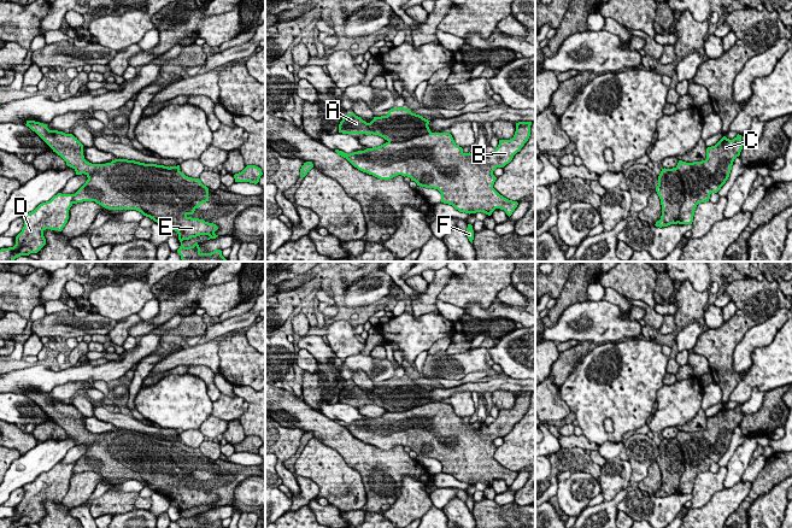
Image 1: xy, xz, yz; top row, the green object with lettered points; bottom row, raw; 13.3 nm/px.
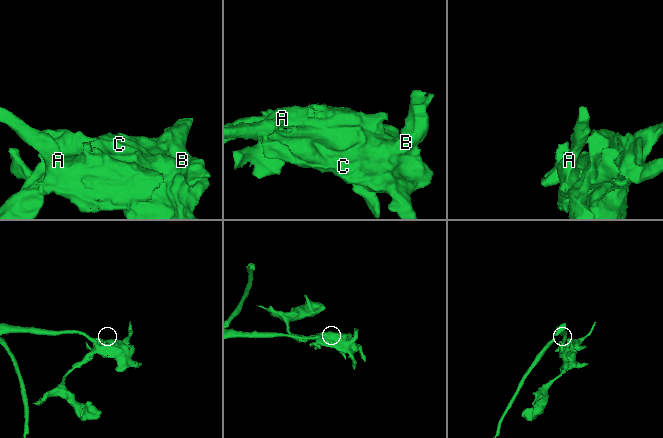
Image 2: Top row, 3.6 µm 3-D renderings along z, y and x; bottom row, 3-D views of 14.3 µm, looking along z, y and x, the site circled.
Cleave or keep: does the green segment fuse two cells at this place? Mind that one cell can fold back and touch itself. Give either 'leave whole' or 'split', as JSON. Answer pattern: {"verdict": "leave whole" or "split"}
{"verdict": "split"}

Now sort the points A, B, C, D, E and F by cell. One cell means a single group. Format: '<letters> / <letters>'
A / B C D E F

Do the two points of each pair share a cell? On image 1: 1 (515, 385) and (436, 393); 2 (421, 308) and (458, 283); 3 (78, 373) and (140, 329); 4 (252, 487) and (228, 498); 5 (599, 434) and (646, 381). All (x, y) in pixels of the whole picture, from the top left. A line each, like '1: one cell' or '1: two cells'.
1: one cell
2: two cells
3: two cells
4: two cells
5: one cell

